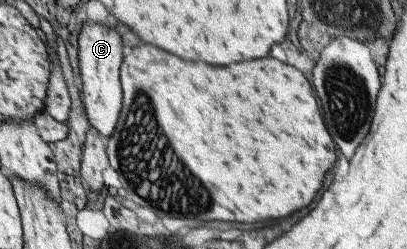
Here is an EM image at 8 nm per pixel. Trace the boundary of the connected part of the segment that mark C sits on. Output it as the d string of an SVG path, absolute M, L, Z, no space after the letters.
M85 23L79 38L79 74L82 79L81 101L92 128L101 135L113 135L123 109L122 67L127 48L121 35L105 23Z

